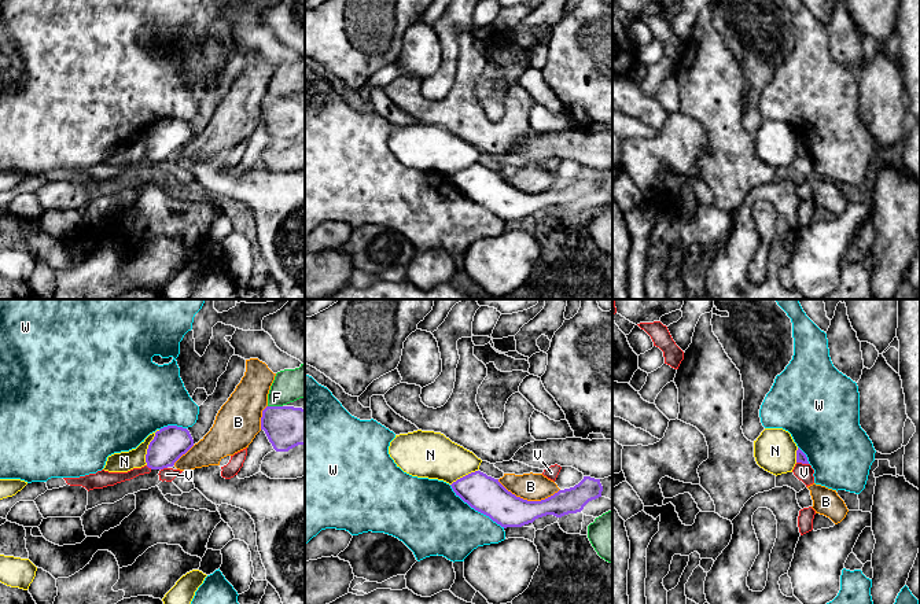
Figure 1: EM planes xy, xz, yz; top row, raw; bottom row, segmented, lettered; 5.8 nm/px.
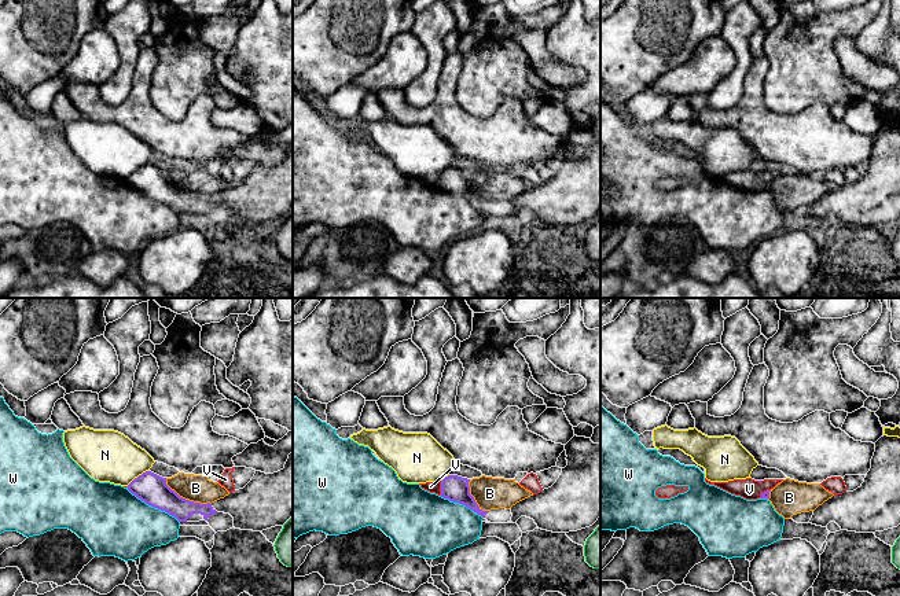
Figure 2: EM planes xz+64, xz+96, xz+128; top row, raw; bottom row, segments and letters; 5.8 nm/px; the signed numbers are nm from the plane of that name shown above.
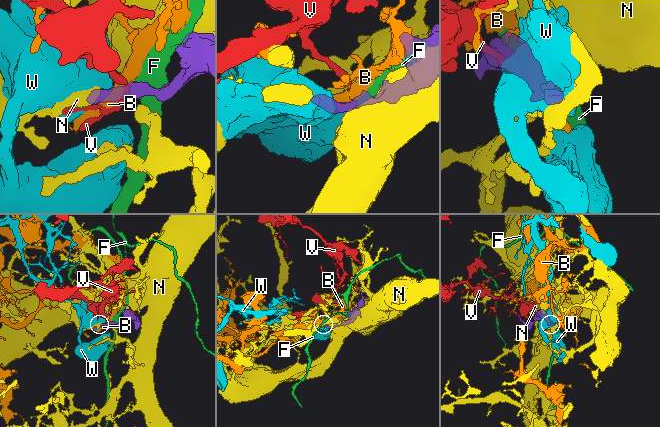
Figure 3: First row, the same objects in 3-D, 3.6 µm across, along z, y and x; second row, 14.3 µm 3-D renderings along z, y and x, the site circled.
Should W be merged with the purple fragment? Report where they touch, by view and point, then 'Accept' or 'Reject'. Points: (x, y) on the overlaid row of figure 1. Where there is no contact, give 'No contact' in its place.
Touches purple at xz (477, 509). Reject

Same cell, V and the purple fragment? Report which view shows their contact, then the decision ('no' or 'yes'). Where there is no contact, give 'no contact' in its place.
meets purple in yz; no

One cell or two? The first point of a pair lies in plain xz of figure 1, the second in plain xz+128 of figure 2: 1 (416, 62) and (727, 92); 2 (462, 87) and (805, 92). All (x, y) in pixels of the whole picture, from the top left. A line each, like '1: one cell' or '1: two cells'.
1: two cells
2: two cells

